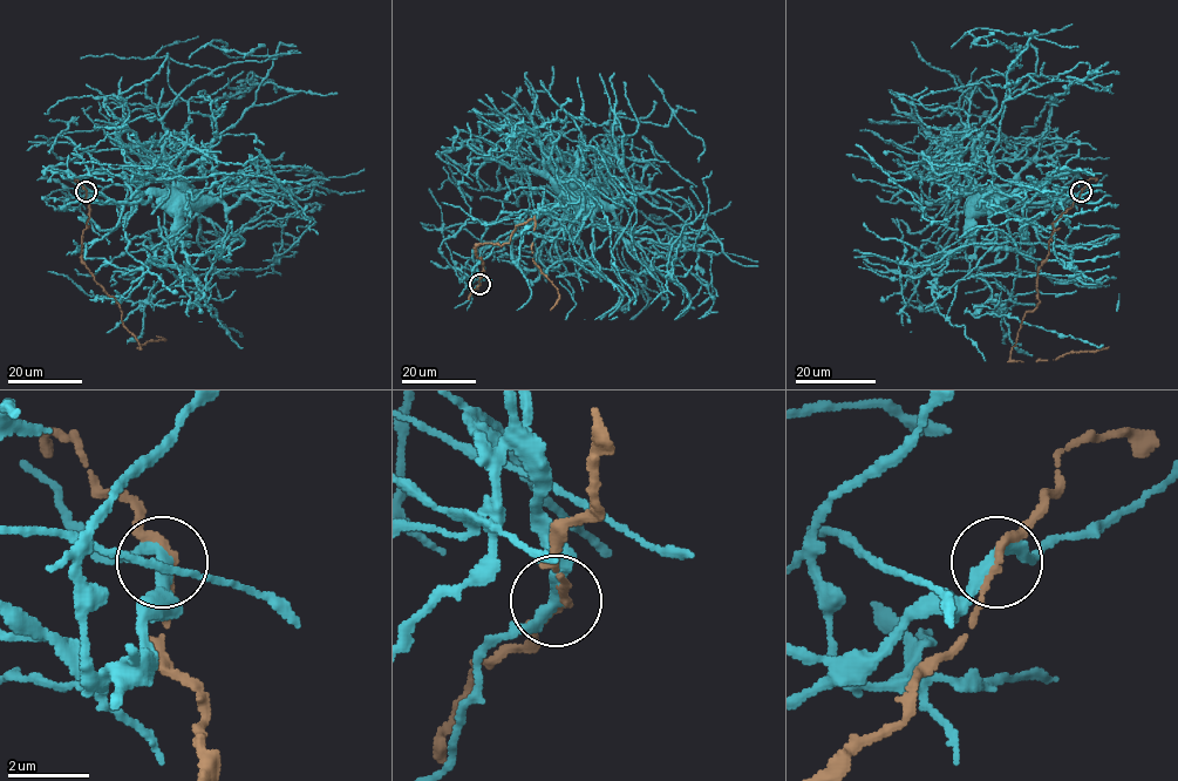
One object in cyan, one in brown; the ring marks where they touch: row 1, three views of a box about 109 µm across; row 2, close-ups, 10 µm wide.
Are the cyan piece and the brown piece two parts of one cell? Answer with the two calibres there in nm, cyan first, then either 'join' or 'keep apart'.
280/180 nm | keep apart

